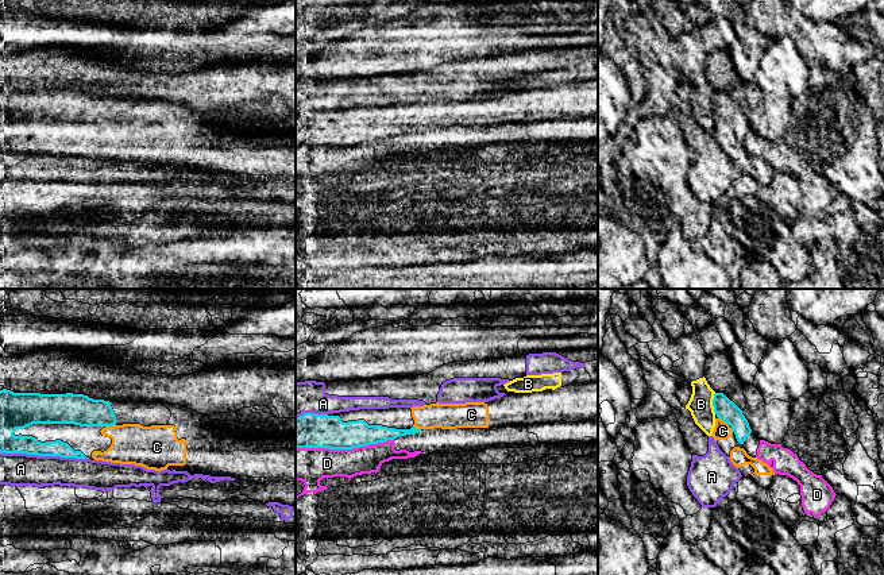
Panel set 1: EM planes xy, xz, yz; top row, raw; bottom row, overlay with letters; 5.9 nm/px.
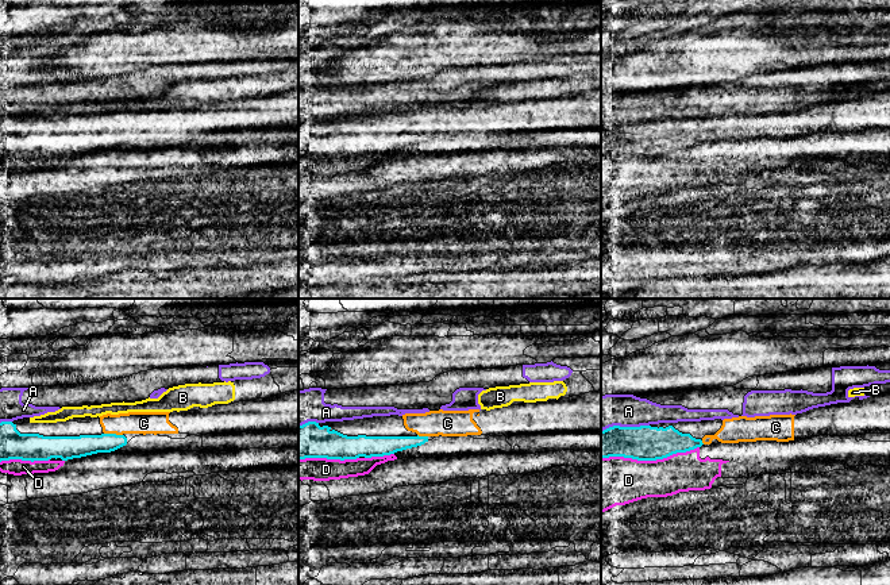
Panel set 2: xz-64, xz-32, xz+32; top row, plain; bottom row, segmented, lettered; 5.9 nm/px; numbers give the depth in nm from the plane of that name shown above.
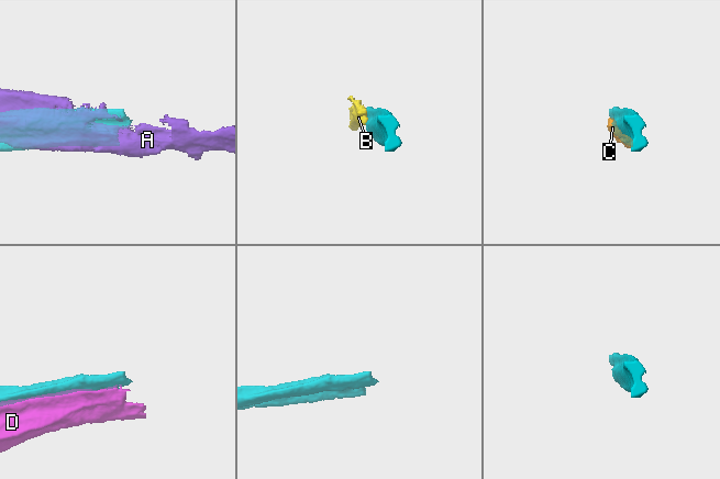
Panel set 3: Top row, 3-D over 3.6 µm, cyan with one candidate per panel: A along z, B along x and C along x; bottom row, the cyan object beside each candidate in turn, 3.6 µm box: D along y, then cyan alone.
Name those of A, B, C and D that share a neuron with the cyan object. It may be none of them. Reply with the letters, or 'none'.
C

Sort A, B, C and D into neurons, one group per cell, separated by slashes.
A / B / C / D

